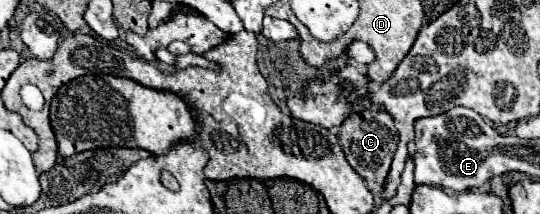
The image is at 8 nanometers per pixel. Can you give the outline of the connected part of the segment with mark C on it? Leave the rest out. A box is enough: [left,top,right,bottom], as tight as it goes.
[340,109,398,185]

